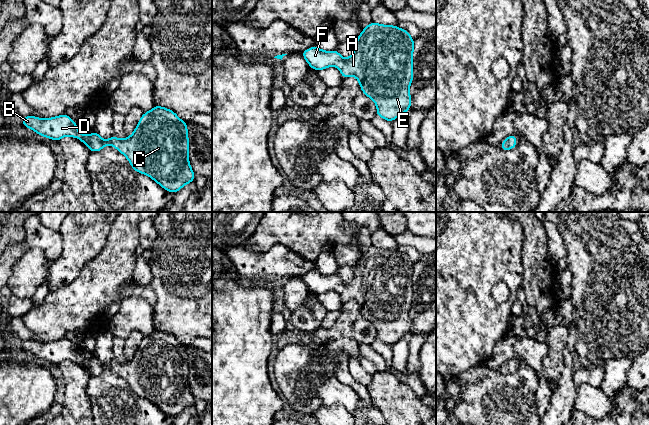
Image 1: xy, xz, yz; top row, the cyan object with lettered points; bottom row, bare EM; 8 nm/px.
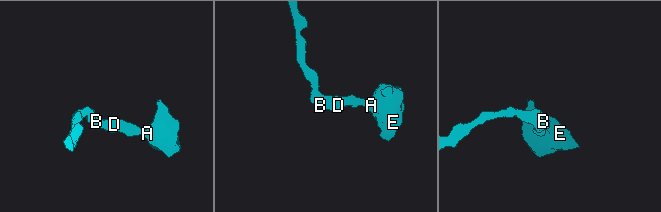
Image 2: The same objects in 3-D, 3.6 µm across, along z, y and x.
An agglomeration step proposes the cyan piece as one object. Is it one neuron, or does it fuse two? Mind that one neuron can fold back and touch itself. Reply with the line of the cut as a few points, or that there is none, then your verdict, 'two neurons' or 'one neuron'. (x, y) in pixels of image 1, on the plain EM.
no cut; one neuron

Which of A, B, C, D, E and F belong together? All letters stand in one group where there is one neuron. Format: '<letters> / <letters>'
A B C D E F

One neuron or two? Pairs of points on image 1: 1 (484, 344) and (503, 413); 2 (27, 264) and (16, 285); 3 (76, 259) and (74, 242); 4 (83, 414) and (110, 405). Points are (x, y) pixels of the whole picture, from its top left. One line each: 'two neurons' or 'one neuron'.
1: two neurons
2: one neuron
3: one neuron
4: two neurons

